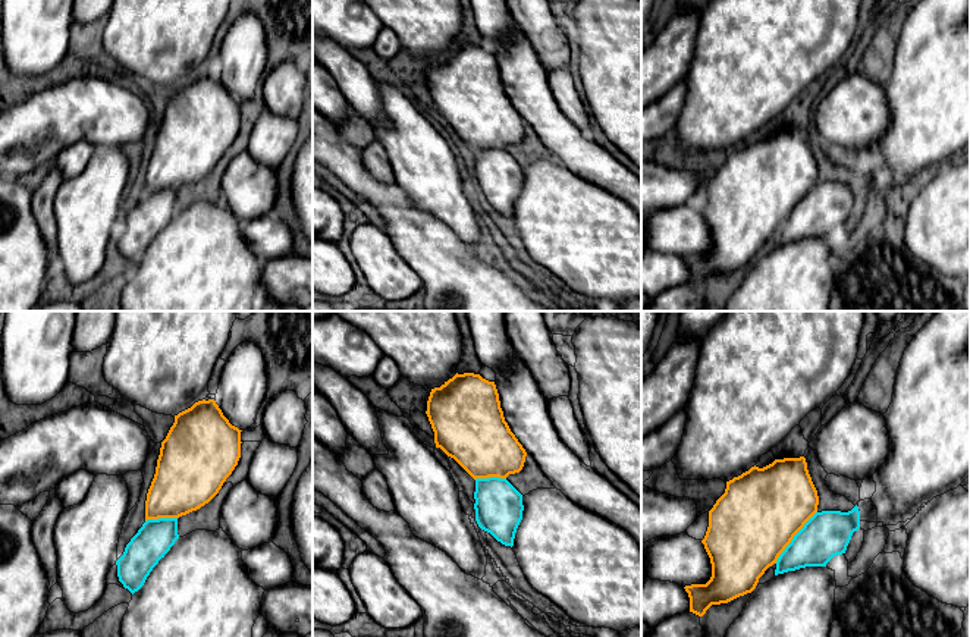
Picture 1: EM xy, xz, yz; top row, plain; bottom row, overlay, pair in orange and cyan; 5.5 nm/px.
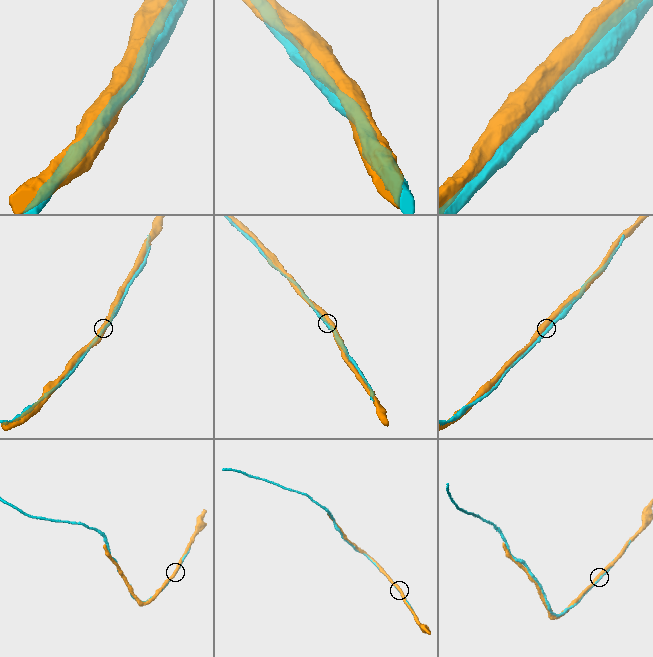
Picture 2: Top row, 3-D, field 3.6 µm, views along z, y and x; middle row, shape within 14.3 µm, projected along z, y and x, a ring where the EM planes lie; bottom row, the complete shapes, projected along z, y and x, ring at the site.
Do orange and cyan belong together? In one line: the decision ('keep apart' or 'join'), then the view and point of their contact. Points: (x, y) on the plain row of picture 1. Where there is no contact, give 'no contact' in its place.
join | yz (793, 209)

